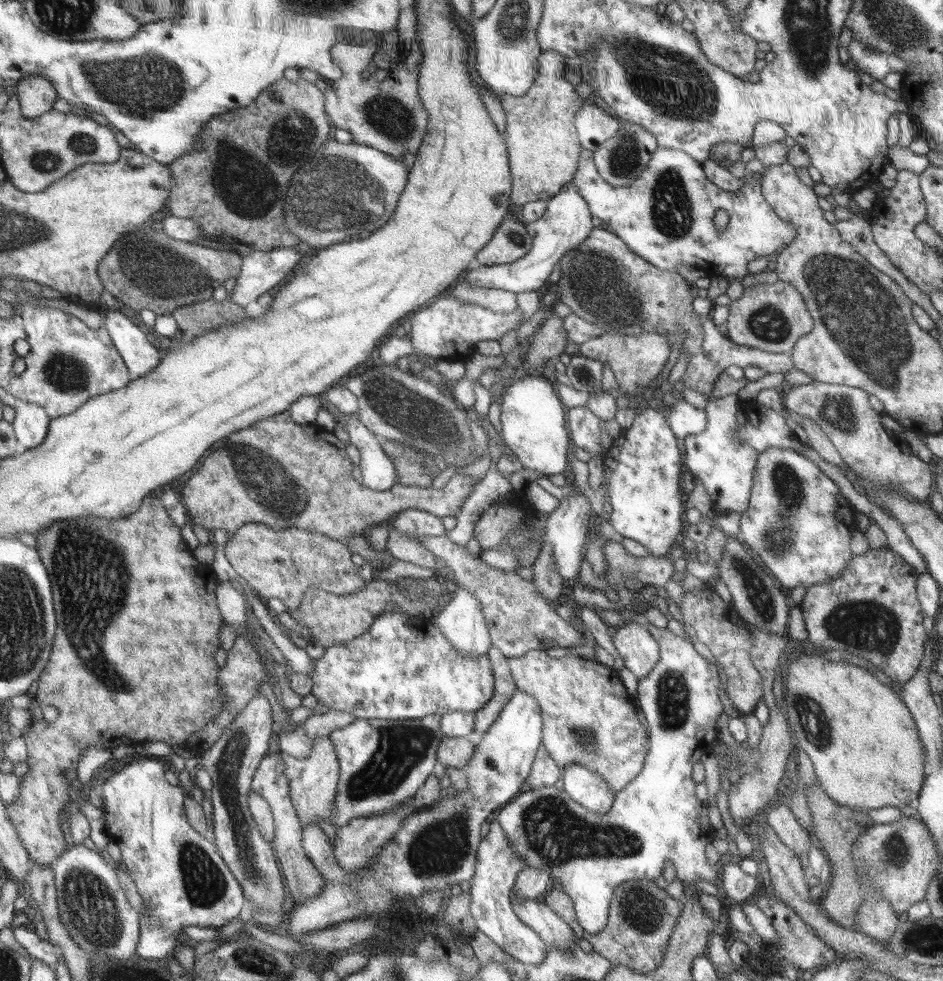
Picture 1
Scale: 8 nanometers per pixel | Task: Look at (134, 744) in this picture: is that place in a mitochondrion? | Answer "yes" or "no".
no

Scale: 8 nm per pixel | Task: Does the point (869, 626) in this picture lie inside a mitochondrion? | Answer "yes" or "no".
yes

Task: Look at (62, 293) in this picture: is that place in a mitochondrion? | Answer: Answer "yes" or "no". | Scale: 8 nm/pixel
no

